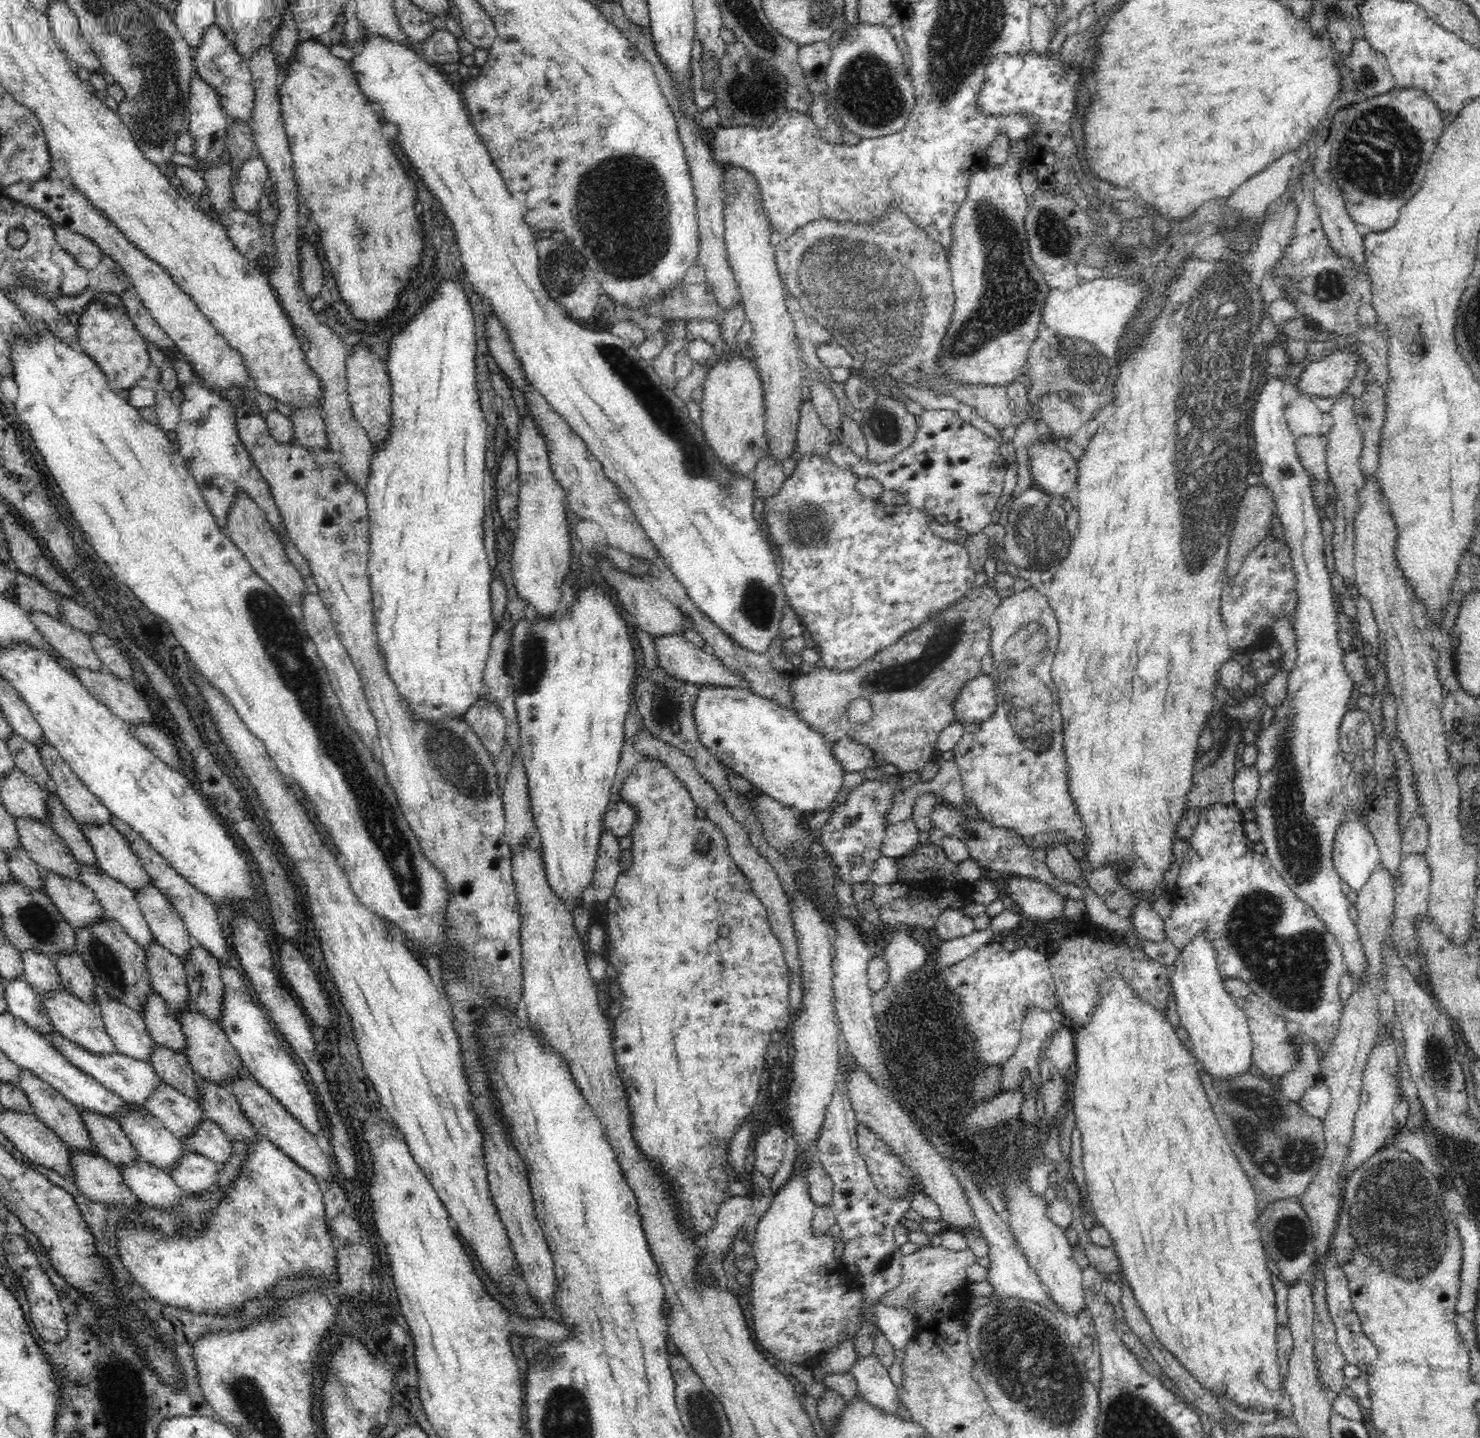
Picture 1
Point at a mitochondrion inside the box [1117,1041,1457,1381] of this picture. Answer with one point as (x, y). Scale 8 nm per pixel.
(1259, 1120)

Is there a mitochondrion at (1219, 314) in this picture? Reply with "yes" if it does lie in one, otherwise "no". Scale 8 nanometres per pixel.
yes

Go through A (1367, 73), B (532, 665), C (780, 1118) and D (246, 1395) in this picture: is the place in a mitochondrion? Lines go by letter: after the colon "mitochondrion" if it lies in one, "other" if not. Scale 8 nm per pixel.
A: mitochondrion
B: mitochondrion
C: other
D: mitochondrion

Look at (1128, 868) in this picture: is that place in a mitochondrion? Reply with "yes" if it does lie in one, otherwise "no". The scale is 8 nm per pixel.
yes

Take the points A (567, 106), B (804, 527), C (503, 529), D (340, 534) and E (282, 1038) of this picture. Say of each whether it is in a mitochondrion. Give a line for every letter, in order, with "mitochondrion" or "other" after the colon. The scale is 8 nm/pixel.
A: other
B: mitochondrion
C: other
D: mitochondrion
E: other

